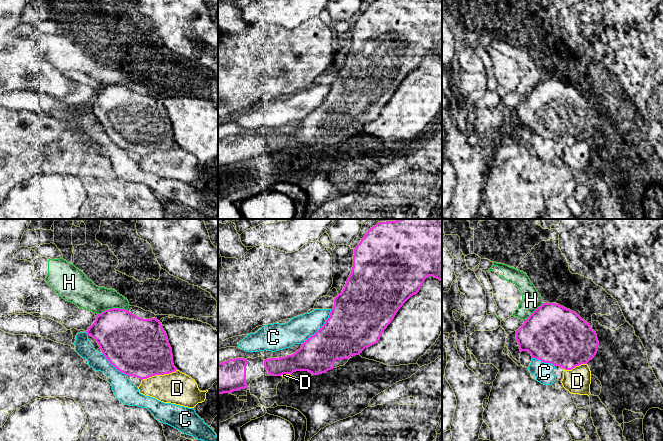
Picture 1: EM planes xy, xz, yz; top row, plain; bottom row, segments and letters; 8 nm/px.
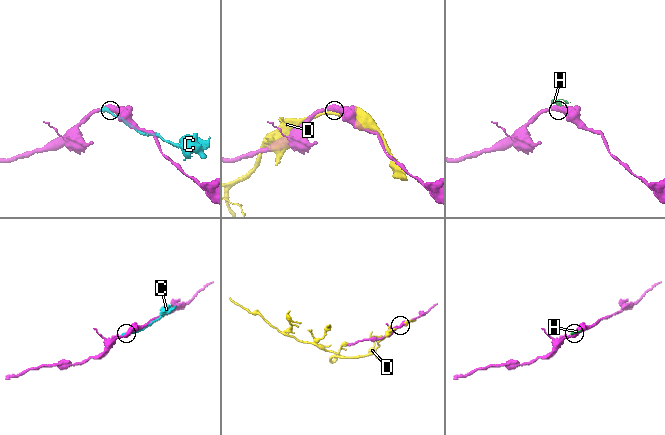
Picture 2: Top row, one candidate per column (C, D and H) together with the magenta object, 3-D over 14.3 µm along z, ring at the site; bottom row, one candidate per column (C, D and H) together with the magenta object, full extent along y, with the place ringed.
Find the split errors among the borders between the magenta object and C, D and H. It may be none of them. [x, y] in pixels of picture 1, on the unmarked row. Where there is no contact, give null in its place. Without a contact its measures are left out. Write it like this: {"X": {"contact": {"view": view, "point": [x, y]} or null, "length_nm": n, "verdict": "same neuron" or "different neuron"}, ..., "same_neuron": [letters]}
{"C": {"contact": {"view": "xz", "point": [320, 104]}, "length_nm": 380, "verdict": "different neuron"}, "D": {"contact": {"view": "xy", "point": [159, 150]}, "length_nm": 300, "verdict": "different neuron"}, "H": {"contact": {"view": "xy", "point": [112, 84]}, "length_nm": 240, "verdict": "different neuron"}, "same_neuron": []}

